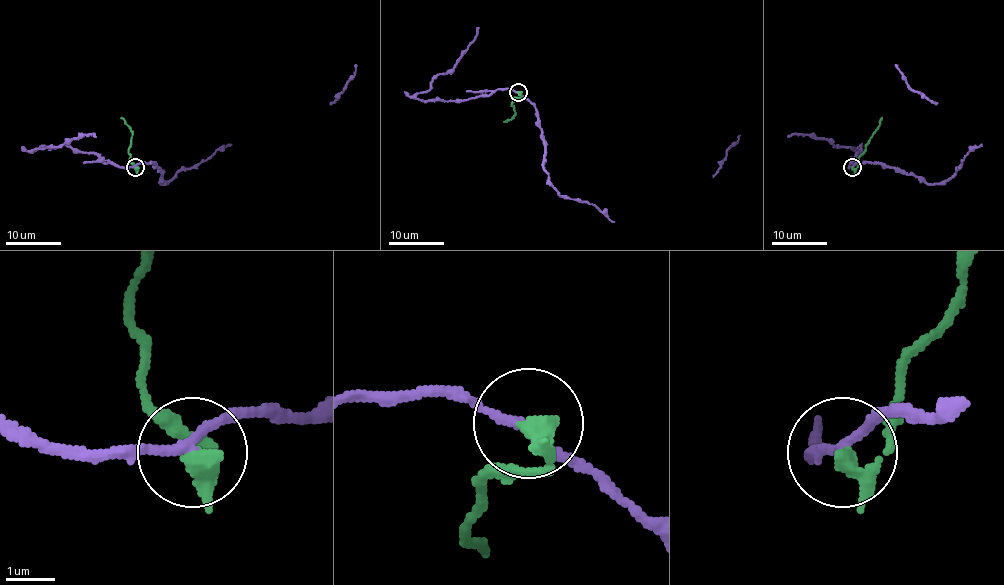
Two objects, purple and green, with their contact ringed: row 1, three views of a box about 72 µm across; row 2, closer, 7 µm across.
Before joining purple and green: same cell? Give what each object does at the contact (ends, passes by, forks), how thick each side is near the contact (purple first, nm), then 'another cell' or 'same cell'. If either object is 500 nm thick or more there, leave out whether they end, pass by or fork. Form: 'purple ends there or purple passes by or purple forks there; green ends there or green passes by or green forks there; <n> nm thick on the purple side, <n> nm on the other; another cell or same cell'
purple passes by; green passes by; 180 nm thick on the purple side, 300 nm on the other; another cell

